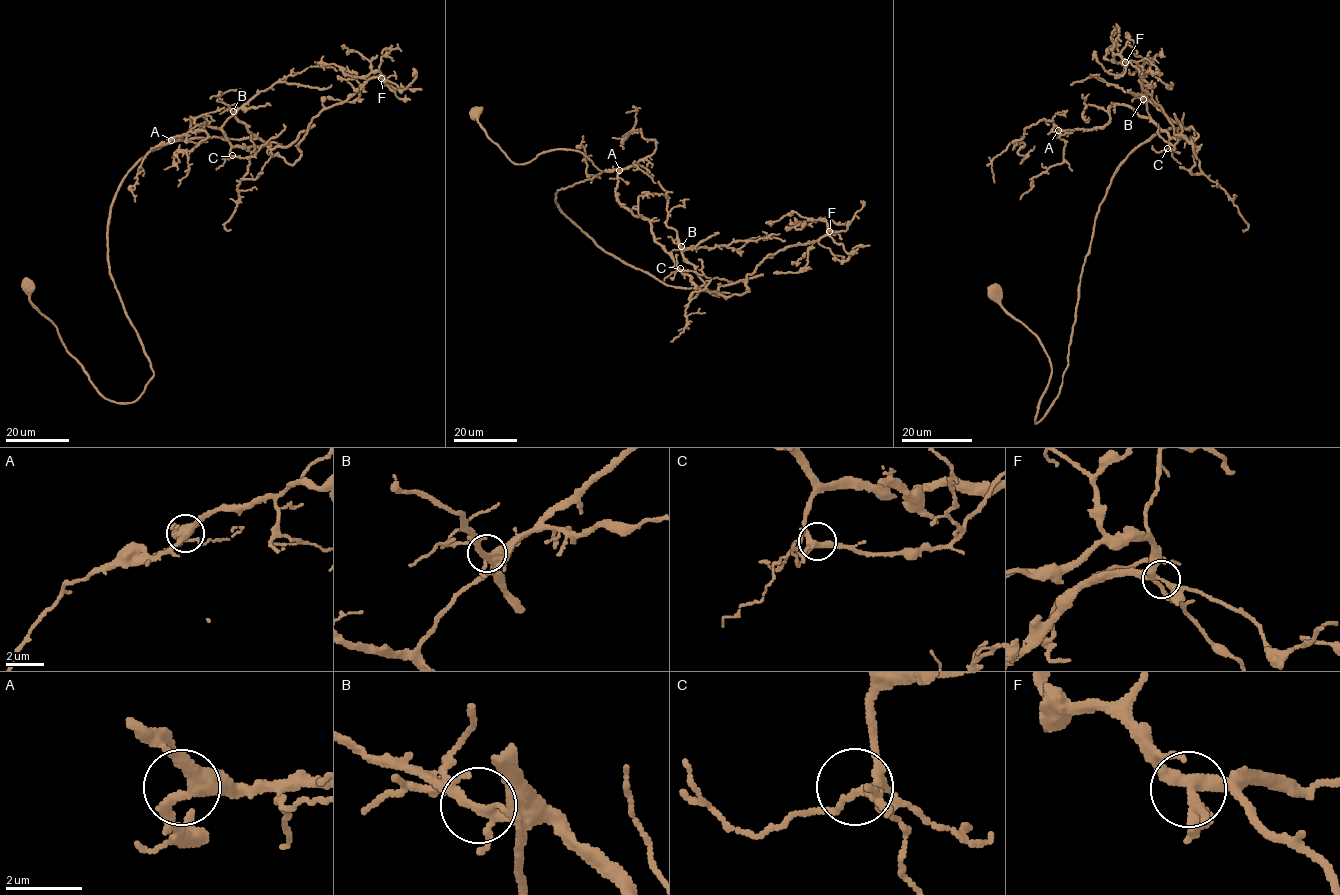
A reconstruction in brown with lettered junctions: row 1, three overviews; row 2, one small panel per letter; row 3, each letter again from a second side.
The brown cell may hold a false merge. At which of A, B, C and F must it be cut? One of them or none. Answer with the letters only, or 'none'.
B

